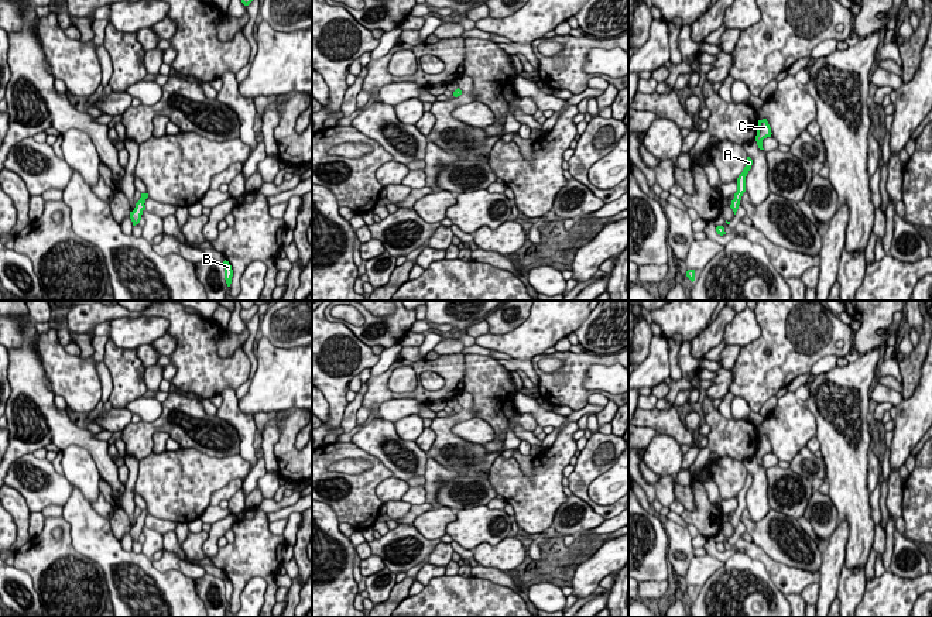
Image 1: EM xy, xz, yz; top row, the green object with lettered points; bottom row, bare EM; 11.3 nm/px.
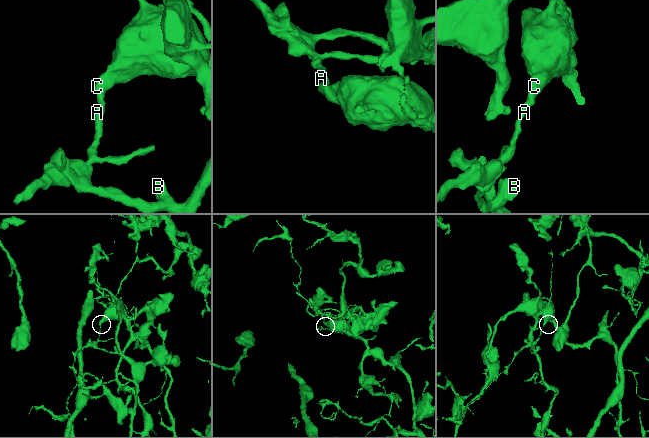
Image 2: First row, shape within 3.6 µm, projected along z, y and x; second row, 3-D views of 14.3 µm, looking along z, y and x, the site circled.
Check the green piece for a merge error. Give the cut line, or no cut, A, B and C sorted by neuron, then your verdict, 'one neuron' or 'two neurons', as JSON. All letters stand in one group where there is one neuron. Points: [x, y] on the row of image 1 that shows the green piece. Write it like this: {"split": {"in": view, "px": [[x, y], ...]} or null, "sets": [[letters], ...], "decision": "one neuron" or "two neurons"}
{"split": {"in": "xz", "px": [[461, 91], [453, 93]]}, "sets": [["A", "C"], ["B"]], "decision": "two neurons"}

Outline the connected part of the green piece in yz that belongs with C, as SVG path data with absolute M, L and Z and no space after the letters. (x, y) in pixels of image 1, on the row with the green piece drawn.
M767 119L758 120L758 127L757 127L757 136L755 136L755 141L760 150L763 148L763 140L767 137L771 137L771 127L767 121Z

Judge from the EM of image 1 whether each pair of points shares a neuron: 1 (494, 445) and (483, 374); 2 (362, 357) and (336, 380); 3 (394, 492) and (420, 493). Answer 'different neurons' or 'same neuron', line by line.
1: same neuron
2: same neuron
3: same neuron

